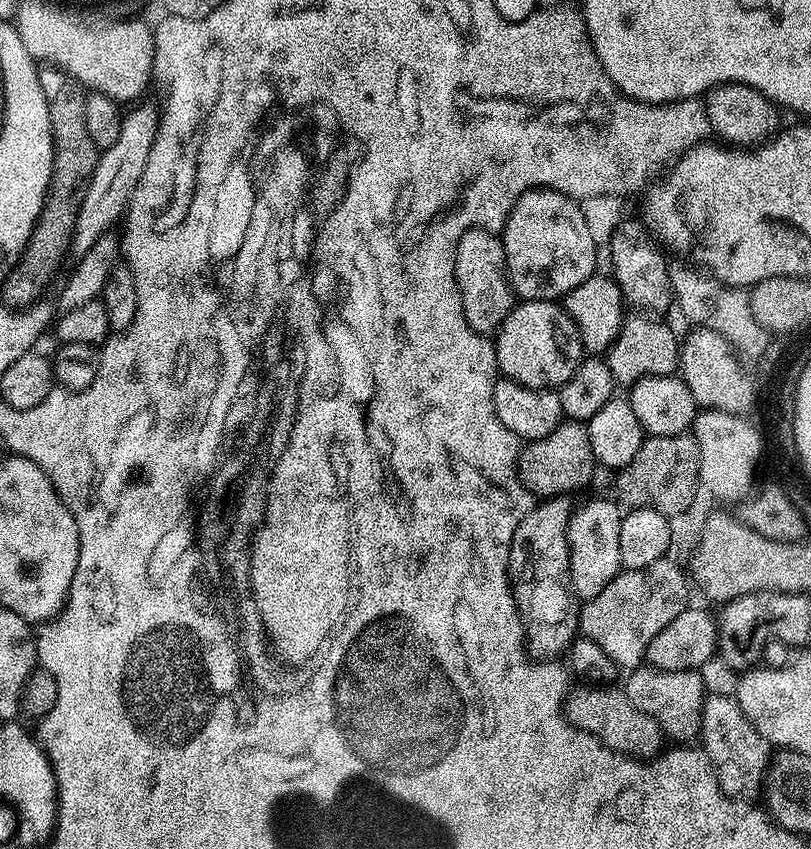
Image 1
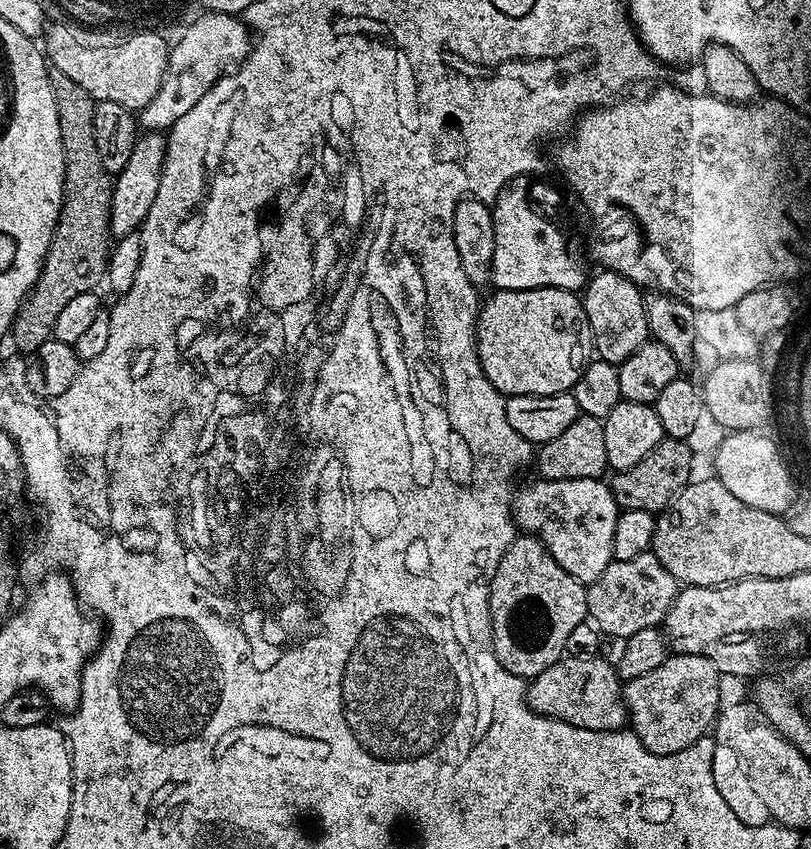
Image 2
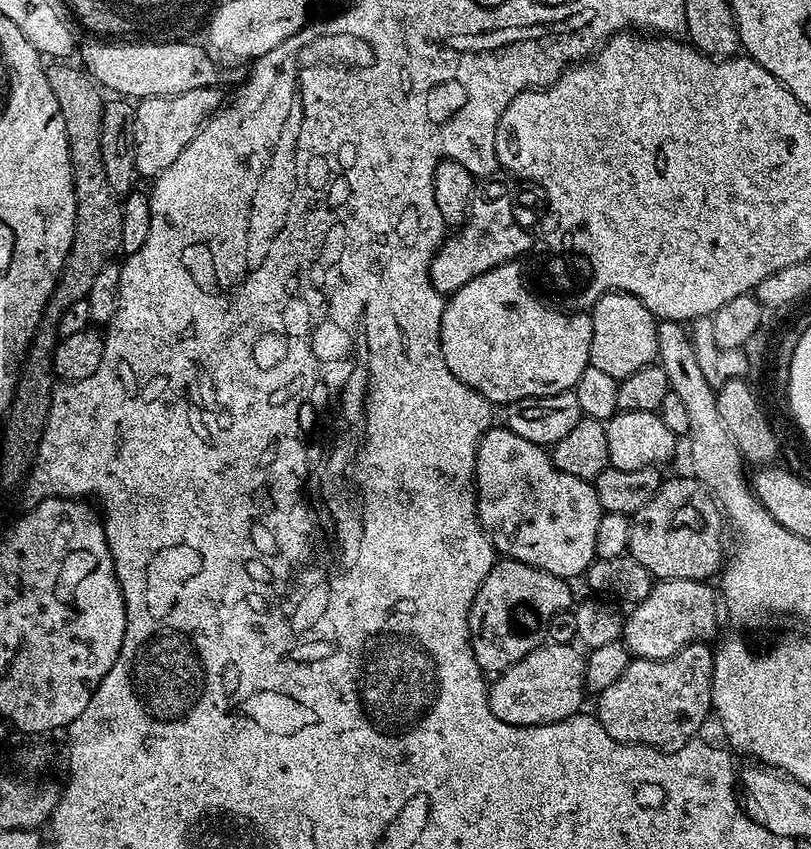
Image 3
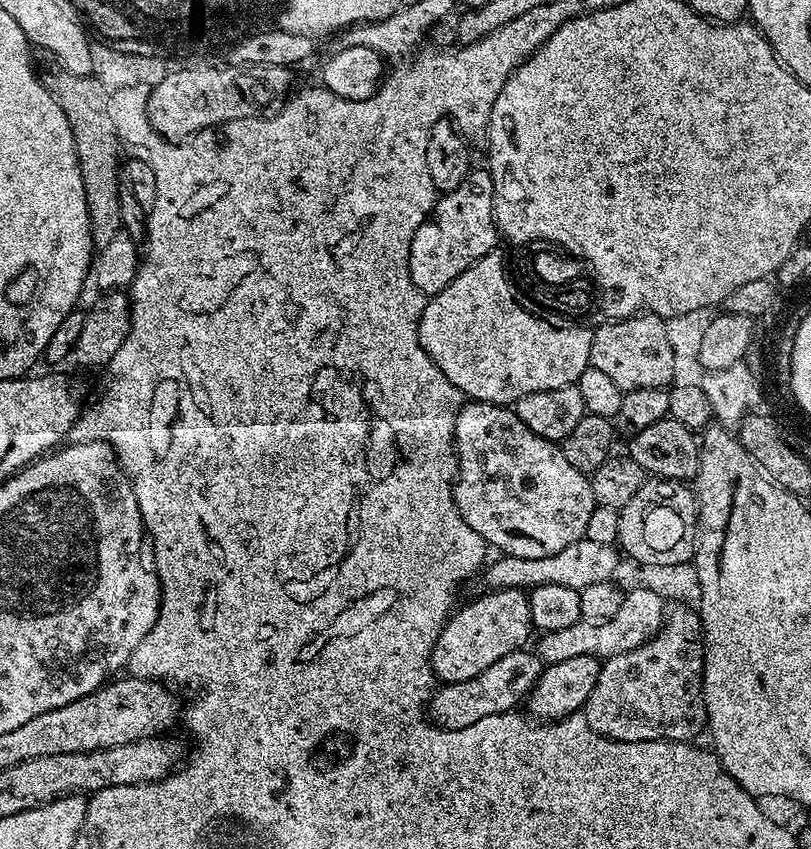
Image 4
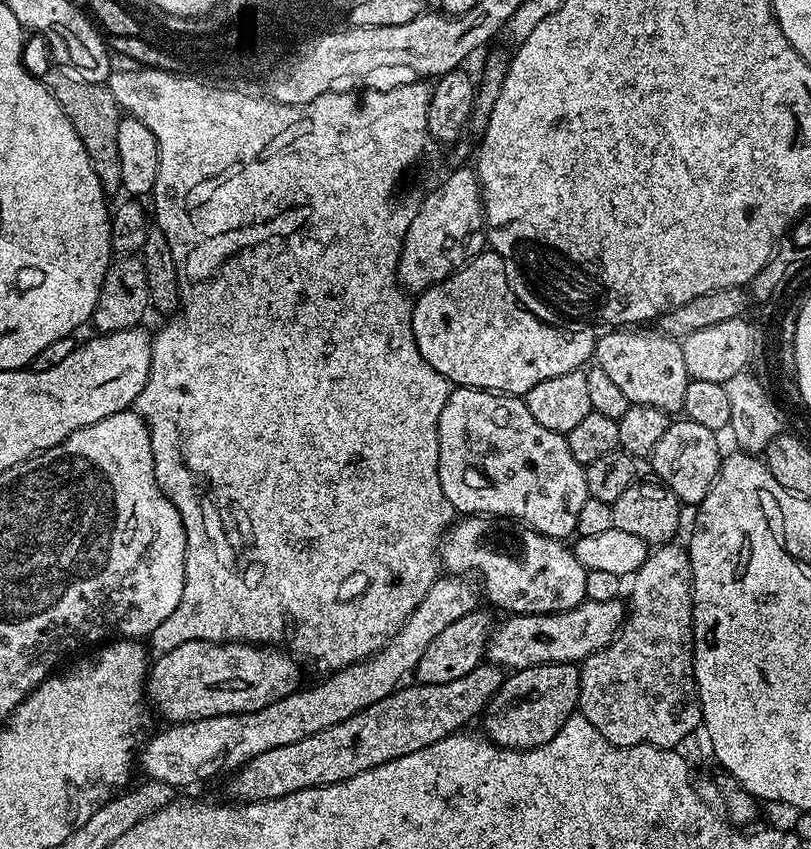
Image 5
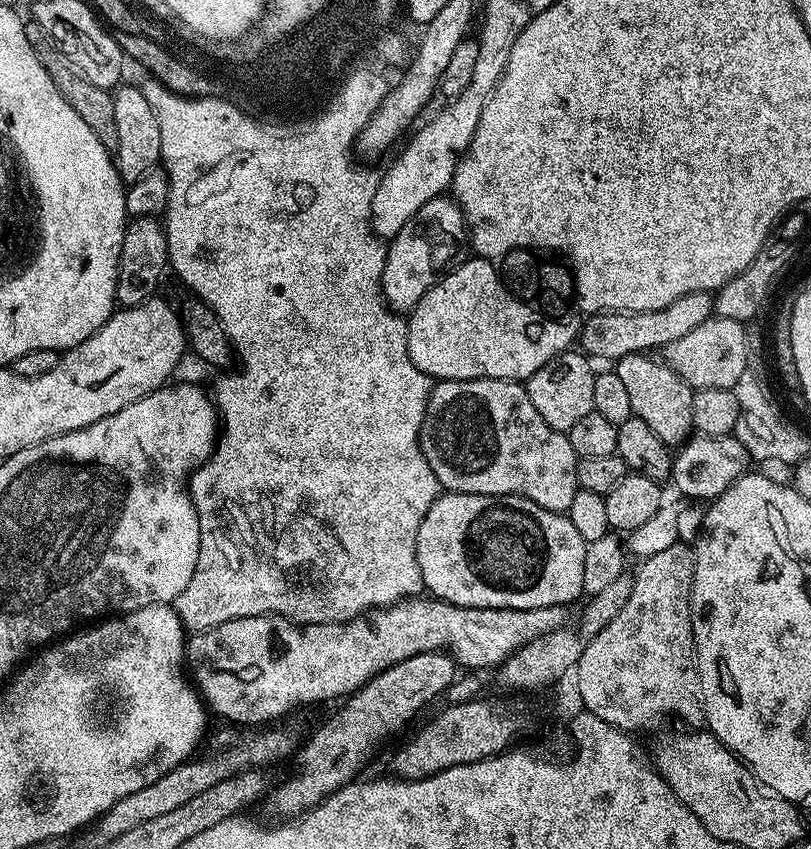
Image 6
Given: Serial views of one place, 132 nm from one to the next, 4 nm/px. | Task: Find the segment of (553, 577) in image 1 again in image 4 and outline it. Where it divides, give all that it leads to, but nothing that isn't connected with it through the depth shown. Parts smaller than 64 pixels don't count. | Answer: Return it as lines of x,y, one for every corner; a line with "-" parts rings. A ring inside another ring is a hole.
498,588
485,591
485,596
469,602
465,608
457,607
432,652
432,665
441,681
449,684
466,682
486,666
494,666
506,654
519,652
525,647
528,635
534,632
529,593
523,588

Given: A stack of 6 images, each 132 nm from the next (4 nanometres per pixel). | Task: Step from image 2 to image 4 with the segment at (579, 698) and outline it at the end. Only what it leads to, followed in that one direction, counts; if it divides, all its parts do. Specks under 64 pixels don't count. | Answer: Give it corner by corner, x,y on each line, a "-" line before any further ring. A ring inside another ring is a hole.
521,650
506,654
494,666
486,666
482,674
470,678
466,682
457,684
447,683
439,689
436,709
440,711
443,720
450,725
462,725
475,722
478,718
487,716
501,716
504,712
511,712
517,706
529,699
530,693
539,685
542,679
542,660
535,651

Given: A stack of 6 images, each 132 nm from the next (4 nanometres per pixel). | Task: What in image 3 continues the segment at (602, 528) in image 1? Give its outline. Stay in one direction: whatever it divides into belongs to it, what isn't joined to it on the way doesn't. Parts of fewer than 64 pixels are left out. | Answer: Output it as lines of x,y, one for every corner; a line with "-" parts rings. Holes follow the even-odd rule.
493,426
488,429
480,438
480,445
476,451
476,518
480,522
480,527
491,540
493,548
501,557
509,560
517,560
523,564
534,566
538,570
546,570
555,576
573,578
572,576
583,577
596,560
596,547
594,538
598,538
598,522
602,515
602,509
598,502
598,494
595,487
589,481
582,478
574,478
574,474
562,474
552,464
552,457
541,445
534,442
526,442
526,438
518,438
507,426

